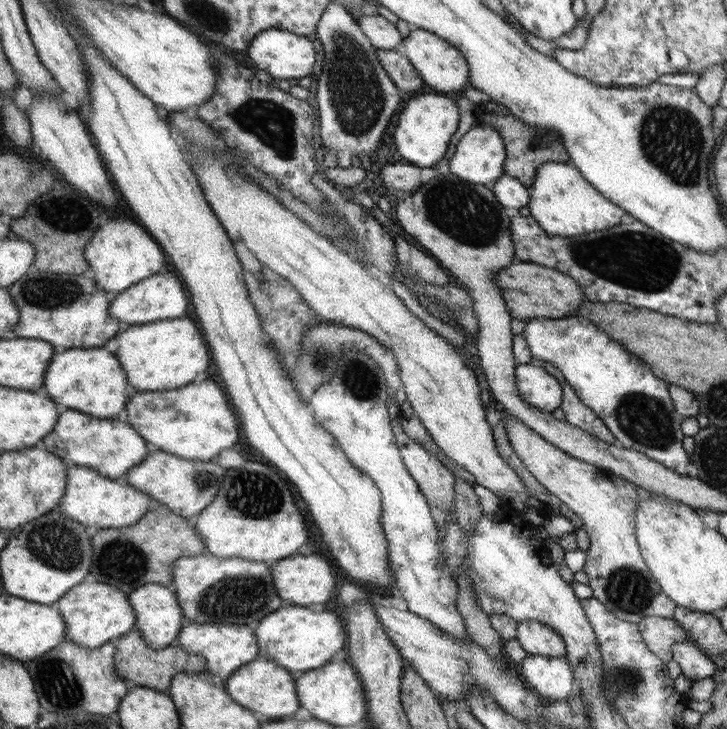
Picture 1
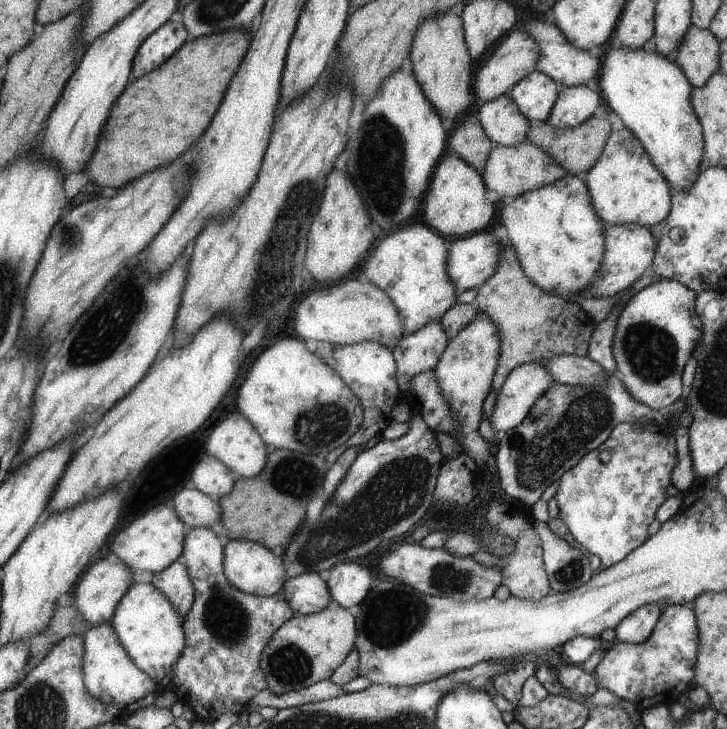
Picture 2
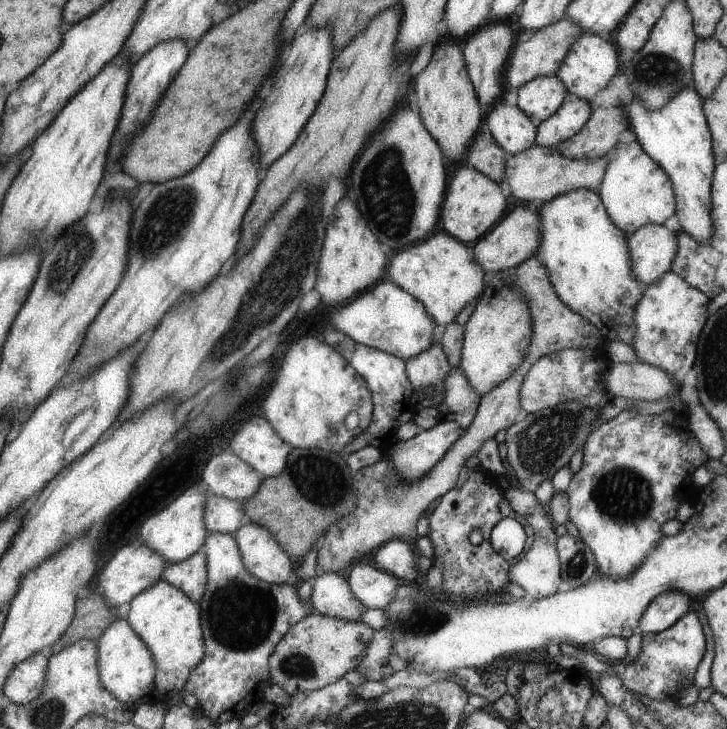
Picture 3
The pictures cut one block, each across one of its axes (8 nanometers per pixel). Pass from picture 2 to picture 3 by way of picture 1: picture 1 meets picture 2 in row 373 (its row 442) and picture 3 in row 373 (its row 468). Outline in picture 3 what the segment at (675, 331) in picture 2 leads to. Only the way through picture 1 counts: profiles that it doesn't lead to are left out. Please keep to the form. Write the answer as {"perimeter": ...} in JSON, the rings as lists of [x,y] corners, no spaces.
{"perimeter":[[[673,270],[666,273],[660,281],[649,284],[635,314],[637,330],[633,346],[640,362],[667,370],[680,388],[686,374],[696,364],[697,342],[708,322],[710,300],[705,291],[698,290]]]}

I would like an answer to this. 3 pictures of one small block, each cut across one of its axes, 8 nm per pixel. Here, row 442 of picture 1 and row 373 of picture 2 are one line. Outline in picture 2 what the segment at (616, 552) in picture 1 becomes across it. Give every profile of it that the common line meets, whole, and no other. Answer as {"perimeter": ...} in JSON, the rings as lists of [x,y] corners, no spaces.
{"perimeter":[[[531,362],[517,366],[499,390],[494,412],[492,417],[488,418],[497,434],[506,433],[524,421],[533,406],[537,404],[537,400],[544,396],[554,383],[556,382],[553,380],[553,375],[542,363]]]}

